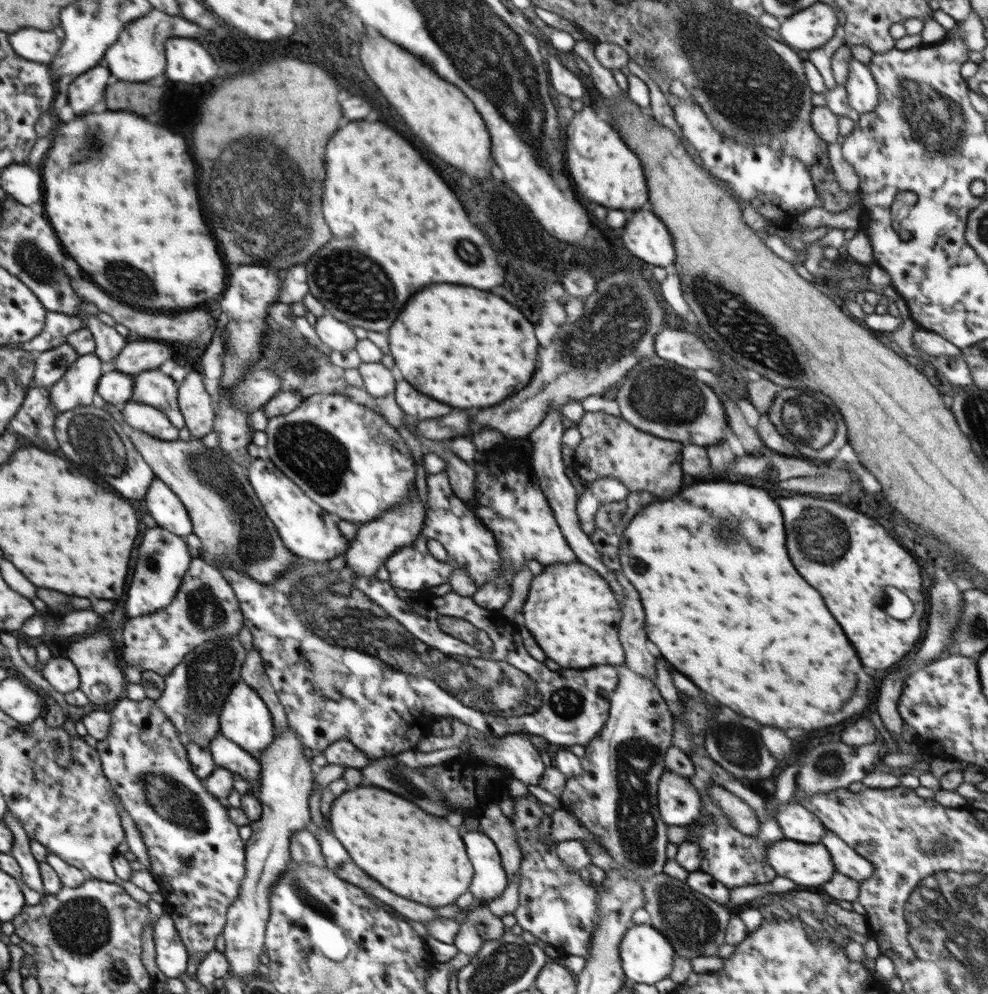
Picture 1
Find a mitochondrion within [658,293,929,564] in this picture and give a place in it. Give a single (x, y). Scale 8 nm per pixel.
(820, 427)

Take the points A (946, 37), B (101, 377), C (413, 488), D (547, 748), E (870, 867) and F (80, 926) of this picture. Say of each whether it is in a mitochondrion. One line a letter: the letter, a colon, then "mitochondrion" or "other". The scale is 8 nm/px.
A: other
B: other
C: other
D: other
E: other
F: mitochondrion

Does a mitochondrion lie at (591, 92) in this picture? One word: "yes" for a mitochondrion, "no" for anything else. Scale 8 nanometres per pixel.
no

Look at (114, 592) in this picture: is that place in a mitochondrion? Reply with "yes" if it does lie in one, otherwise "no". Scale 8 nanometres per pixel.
no

